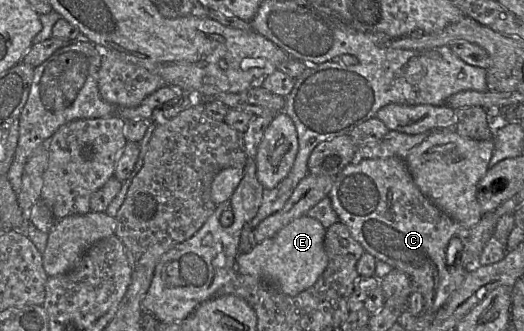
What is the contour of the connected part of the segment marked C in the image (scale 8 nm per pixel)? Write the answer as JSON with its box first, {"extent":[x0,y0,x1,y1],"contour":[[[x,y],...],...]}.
{"extent":[328,156,469,314],"contour":[[[393,156],[353,160],[335,176],[328,198],[339,222],[348,227],[351,236],[361,244],[366,253],[409,276],[413,290],[418,290],[423,295],[423,312],[436,314],[461,286],[468,272],[461,264],[447,264],[447,249],[452,238],[465,238],[469,229],[449,217],[422,194],[404,158]]]}

